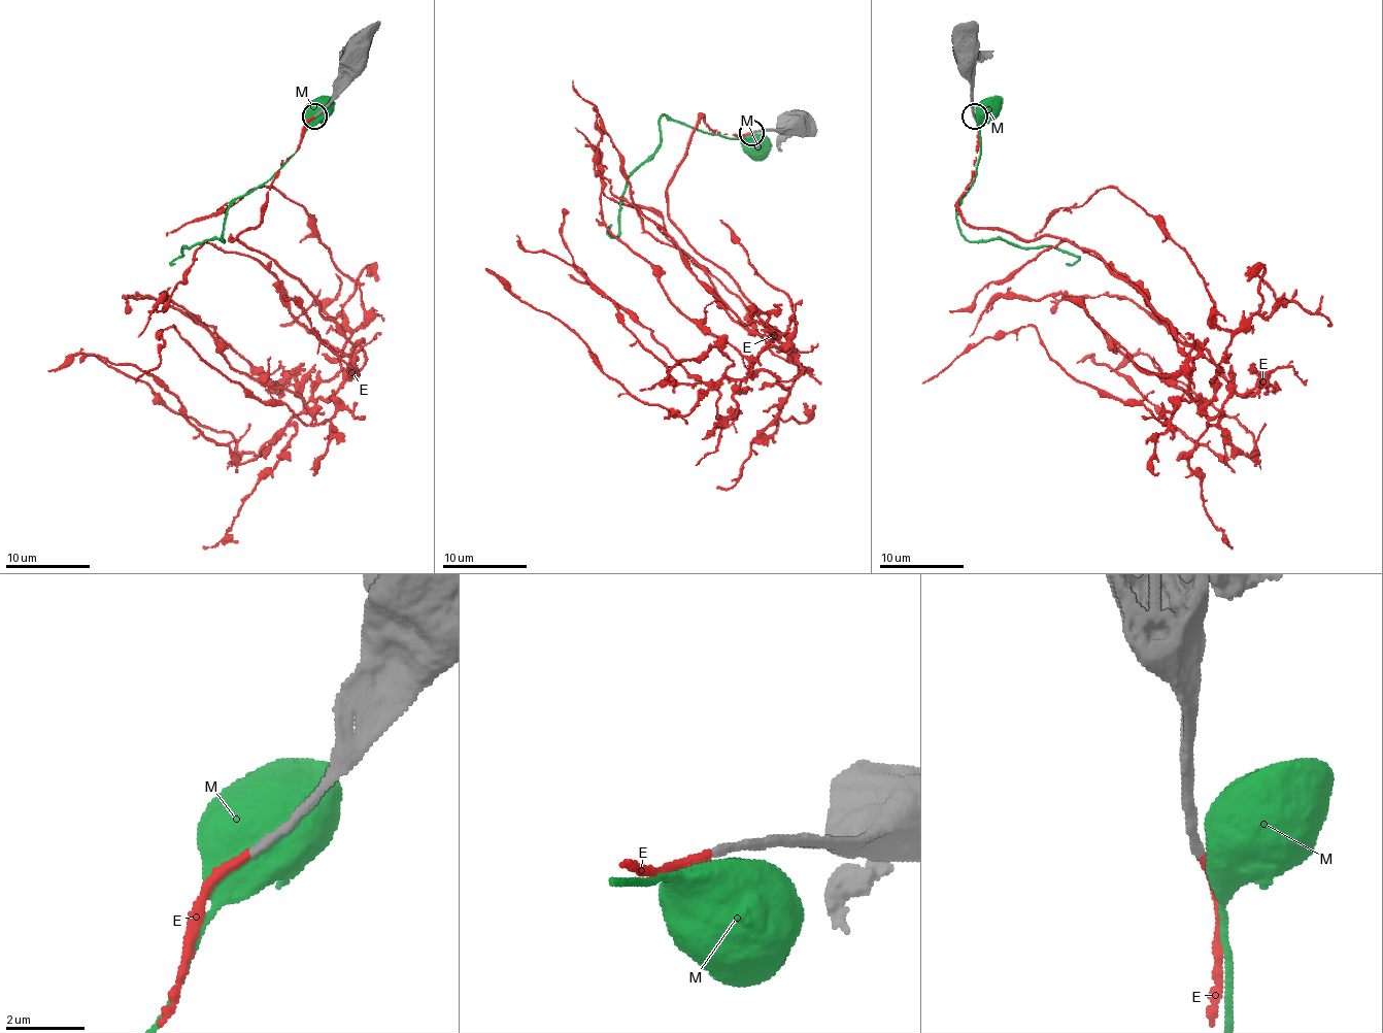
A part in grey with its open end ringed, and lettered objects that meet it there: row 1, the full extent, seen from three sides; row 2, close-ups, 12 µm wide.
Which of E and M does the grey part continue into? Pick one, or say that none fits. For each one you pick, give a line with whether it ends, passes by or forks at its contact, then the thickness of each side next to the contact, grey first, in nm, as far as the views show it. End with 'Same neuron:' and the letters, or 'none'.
E: it ends | 220/200 nm
Same neuron: E

